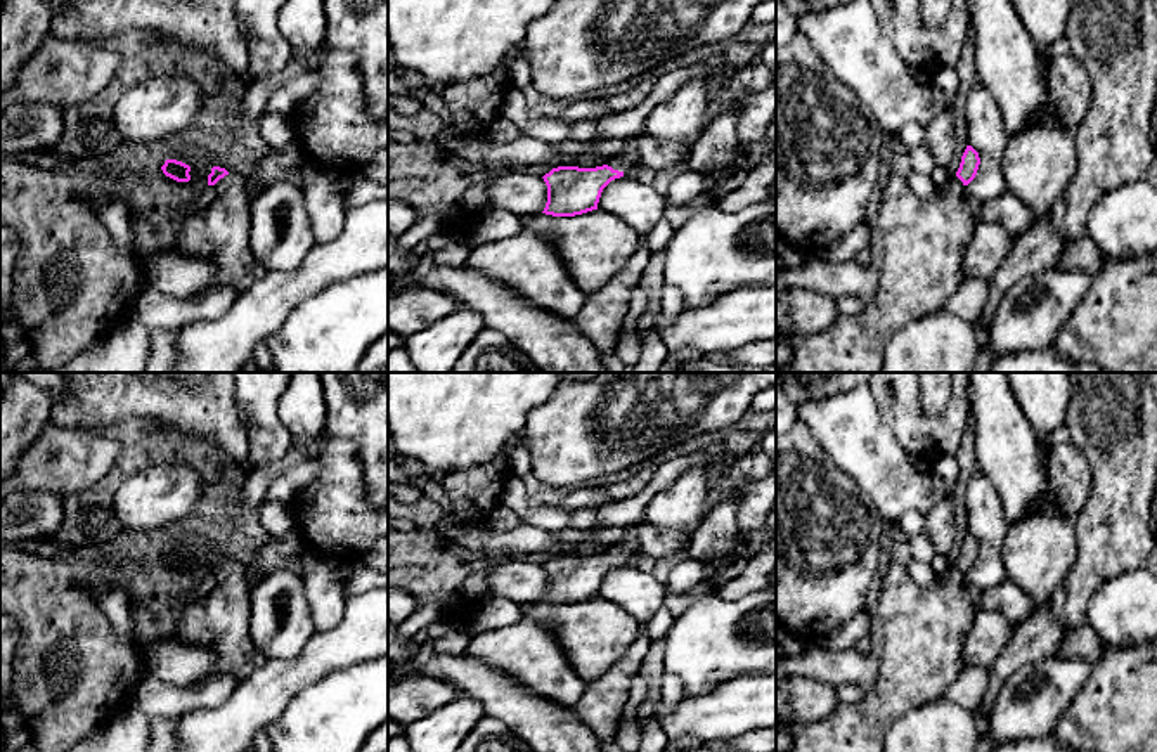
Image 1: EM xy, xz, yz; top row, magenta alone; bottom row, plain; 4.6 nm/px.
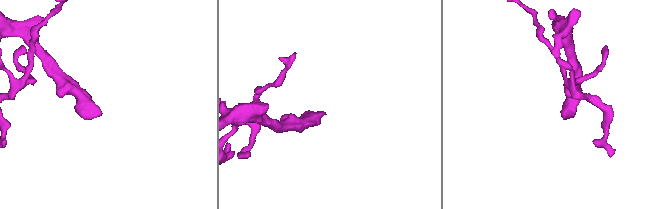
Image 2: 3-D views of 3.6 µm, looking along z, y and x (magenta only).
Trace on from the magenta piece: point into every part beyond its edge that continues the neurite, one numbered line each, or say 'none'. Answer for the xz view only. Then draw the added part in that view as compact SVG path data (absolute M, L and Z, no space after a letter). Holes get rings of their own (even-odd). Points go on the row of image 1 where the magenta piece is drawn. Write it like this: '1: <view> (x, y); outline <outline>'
1: xz (629, 155); outline M630 137L624 140L624 149L618 154L608 158L606 165L611 166L613 170L625 172L636 163L639 163L639 146Z

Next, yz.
1: yz (917, 245); outline M892 173L868 246L871 265L878 270L875 296L859 314L838 315L821 333L804 336L779 331L778 341L792 347L793 360L778 373L882 373L889 341L909 322L947 307L965 279L963 256L975 227L965 185L956 175L940 185L935 198L920 199L904 178Z

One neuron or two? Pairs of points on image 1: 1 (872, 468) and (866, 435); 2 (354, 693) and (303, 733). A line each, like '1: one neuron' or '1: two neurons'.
1: one neuron
2: one neuron

